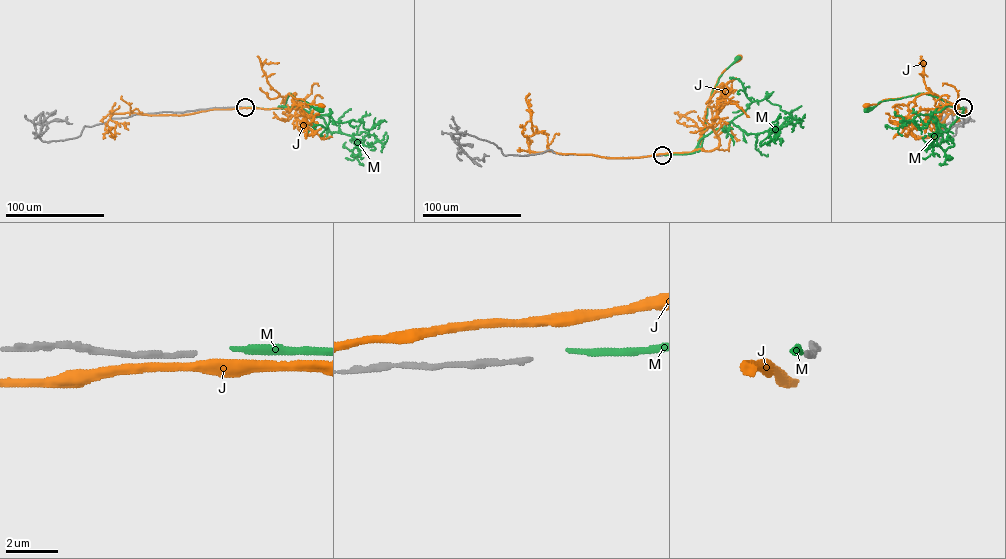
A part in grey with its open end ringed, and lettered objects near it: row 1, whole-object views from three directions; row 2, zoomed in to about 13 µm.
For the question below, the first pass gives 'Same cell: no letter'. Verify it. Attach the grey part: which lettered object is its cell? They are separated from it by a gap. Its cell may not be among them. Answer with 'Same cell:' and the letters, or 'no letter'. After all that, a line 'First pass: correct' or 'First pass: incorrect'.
Same cell: no letter
First pass: correct

